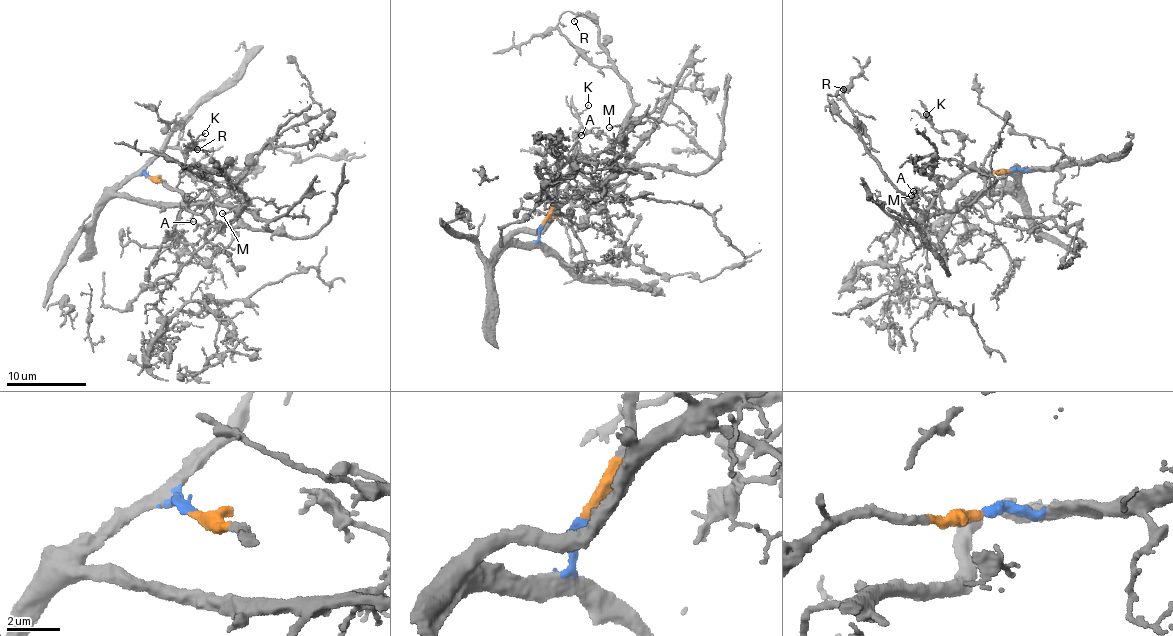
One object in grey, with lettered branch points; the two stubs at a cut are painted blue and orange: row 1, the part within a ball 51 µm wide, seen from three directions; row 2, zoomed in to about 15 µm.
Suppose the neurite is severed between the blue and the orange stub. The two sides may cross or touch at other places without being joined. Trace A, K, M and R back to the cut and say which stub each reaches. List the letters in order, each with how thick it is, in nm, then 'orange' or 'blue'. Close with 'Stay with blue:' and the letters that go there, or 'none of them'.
A: calibre 110 nm; orange
K: calibre 100 nm; orange
M: calibre 100 nm; orange
R: calibre 110 nm; orange
Stay with blue: none of them

